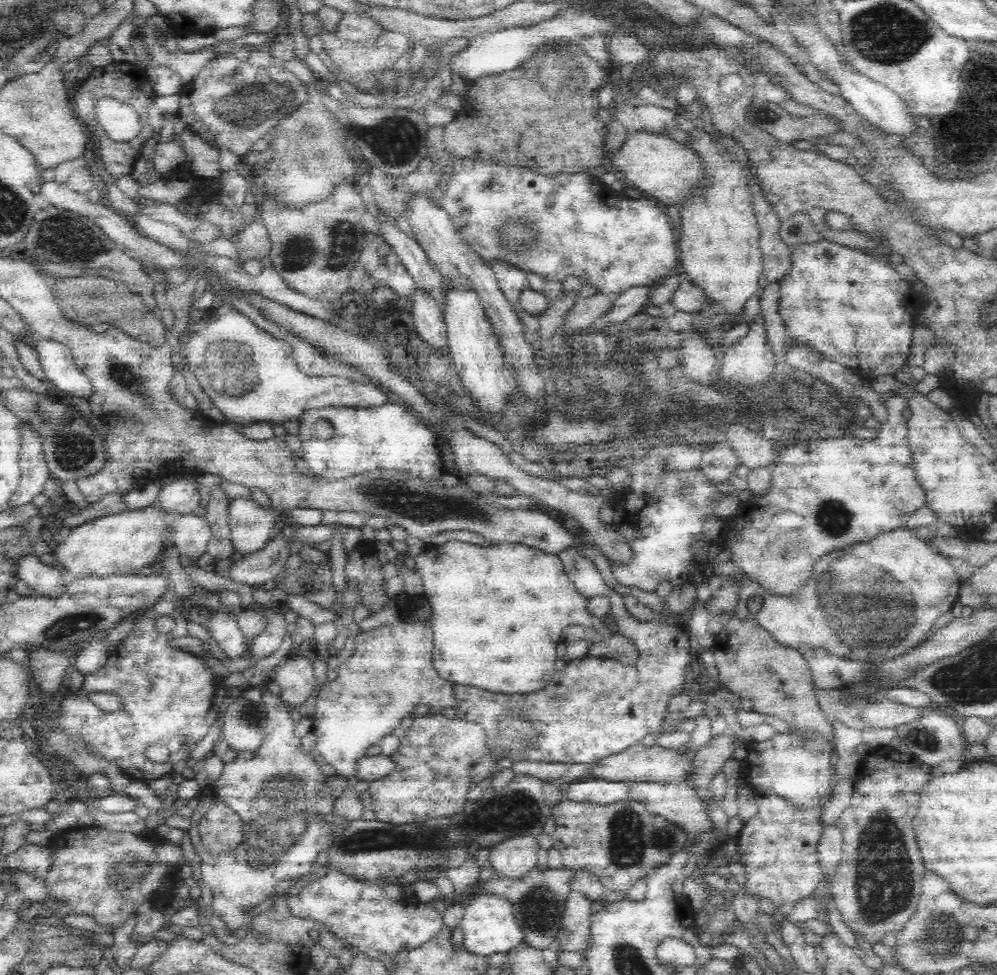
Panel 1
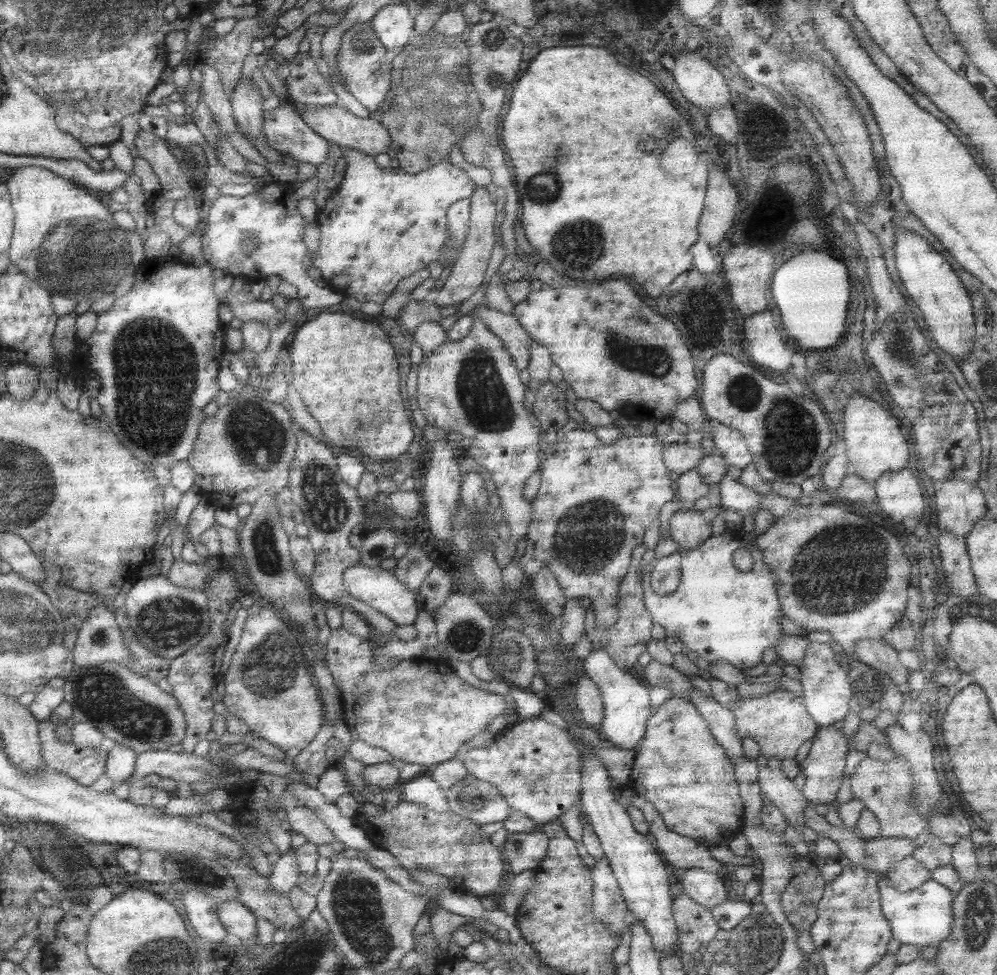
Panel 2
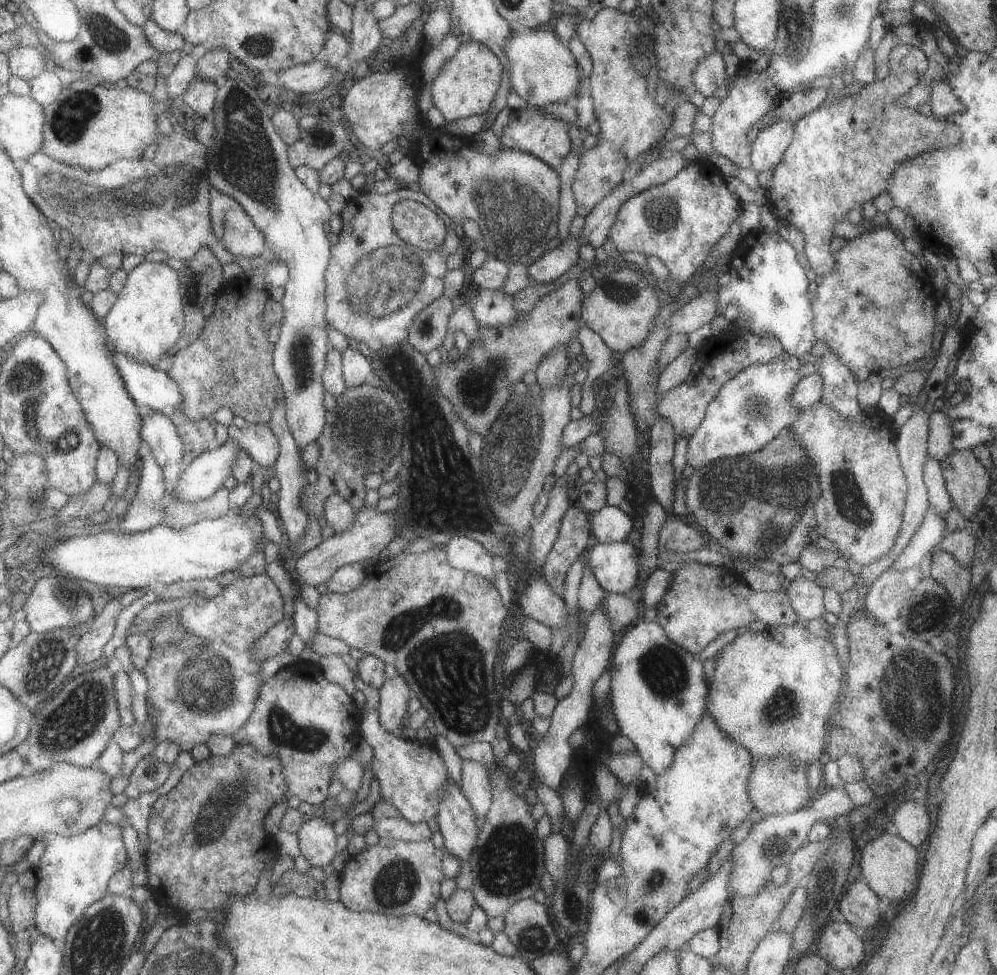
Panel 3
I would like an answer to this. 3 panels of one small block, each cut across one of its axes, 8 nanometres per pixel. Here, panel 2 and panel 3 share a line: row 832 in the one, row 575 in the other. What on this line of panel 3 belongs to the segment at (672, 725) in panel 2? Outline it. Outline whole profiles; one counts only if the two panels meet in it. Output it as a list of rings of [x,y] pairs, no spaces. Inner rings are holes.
[[[691,562],[691,566],[677,570],[673,586],[659,602],[659,618],[655,622],[661,624],[671,642],[687,650],[691,656],[697,656],[723,630],[739,630],[741,626],[757,620],[763,622],[765,628],[799,624],[785,592],[755,592],[735,570]]]

